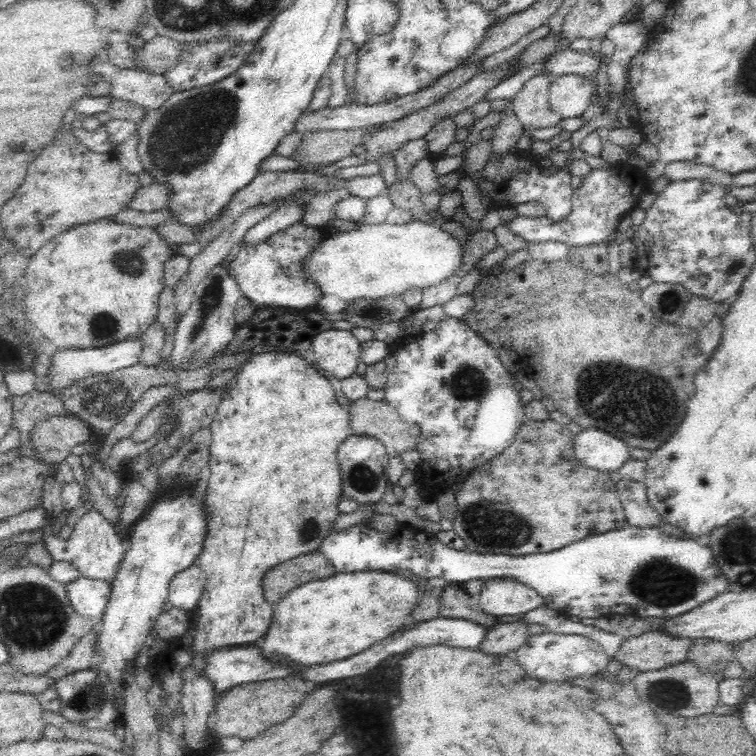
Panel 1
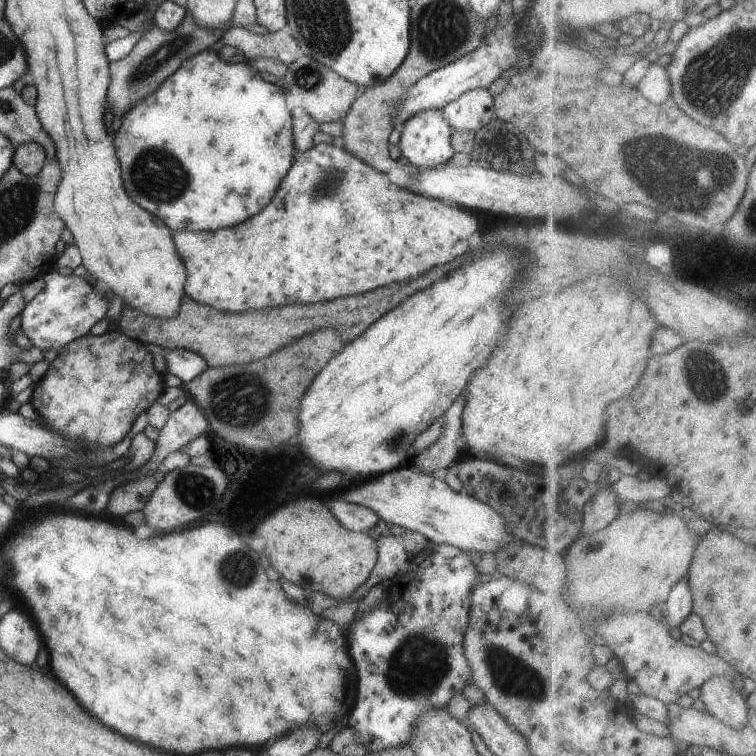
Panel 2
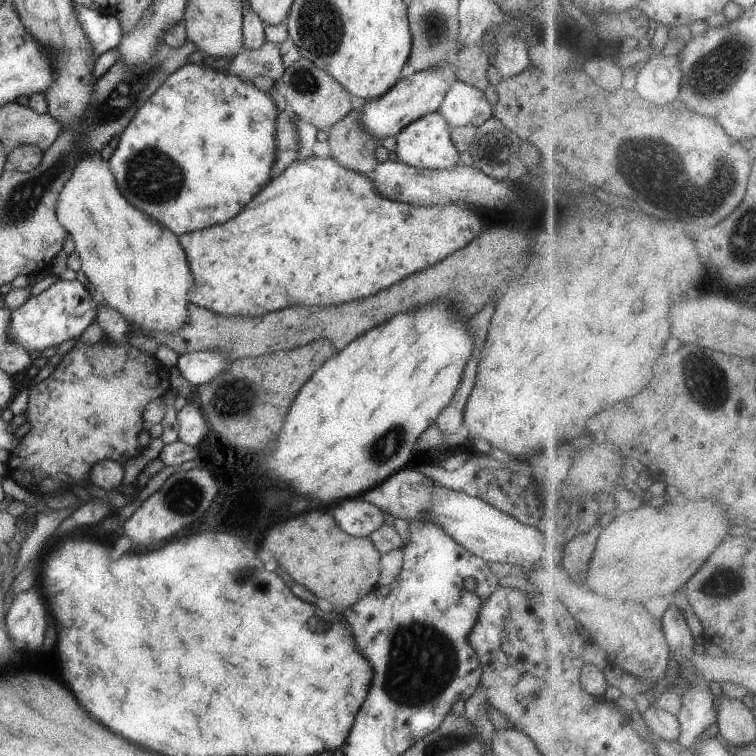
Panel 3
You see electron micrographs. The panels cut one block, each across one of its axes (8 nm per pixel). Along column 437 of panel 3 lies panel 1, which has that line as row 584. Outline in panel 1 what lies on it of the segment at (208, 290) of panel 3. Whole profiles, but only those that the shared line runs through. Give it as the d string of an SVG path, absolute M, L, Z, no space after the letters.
M294 352L253 354L227 384L210 426L212 446L208 465L211 474L203 497L209 514L208 532L204 536L204 548L196 560L206 573L207 581L197 603L198 616L189 627L193 636L193 659L181 672L184 734L180 741L186 742L188 751L210 751L210 746L214 745L208 736L212 734L210 726L219 696L212 681L202 673L206 668L206 654L220 648L255 645L256 640L266 636L274 611L264 597L264 574L295 556L318 551L332 531L334 522L341 515L338 502L343 495L336 452L338 446L354 434L349 427L348 411L336 401L336 382L328 380L312 363Z

